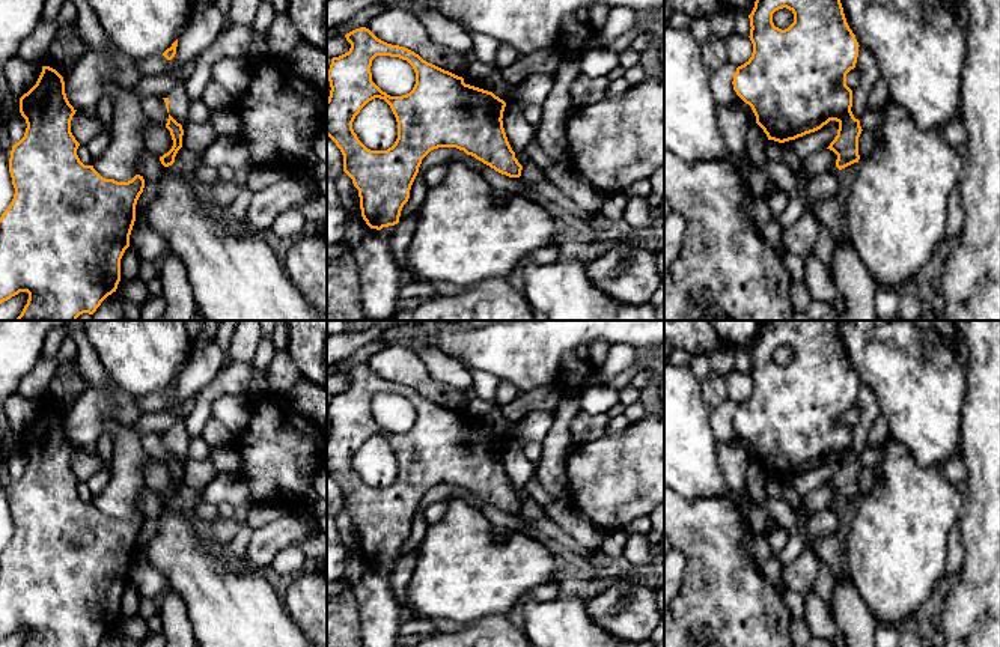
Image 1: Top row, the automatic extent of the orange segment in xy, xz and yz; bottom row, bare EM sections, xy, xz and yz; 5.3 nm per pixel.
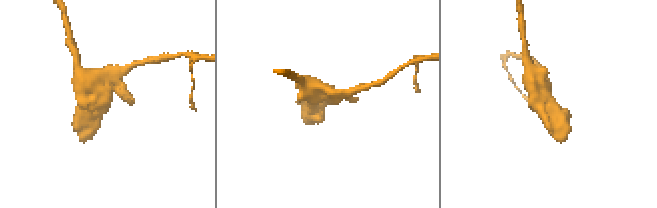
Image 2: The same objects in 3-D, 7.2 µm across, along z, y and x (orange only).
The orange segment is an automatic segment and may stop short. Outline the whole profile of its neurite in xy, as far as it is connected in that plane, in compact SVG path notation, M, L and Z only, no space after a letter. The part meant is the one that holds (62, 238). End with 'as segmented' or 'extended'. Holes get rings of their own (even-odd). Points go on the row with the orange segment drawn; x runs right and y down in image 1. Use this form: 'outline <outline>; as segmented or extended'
outline M42 66L36 84L20 98L27 128L11 150L9 173L15 194L0 217L0 304L20 292L29 293L15 320L77 320L83 313L93 314L120 281L120 259L130 247L145 179L136 175L128 182L117 182L102 178L93 166L84 166L77 155L80 143L71 132L75 111L66 98L63 77L50 66Z; as segmented

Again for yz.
outline M756 0L748 18L753 53L736 68L732 84L736 95L752 107L768 140L795 140L836 120L837 135L827 147L837 155L836 167L842 170L858 163L863 129L851 111L852 90L846 86L846 74L855 68L860 45L840 0ZM783 8L794 14L794 23L785 30L773 23L773 14Z; as segmented

